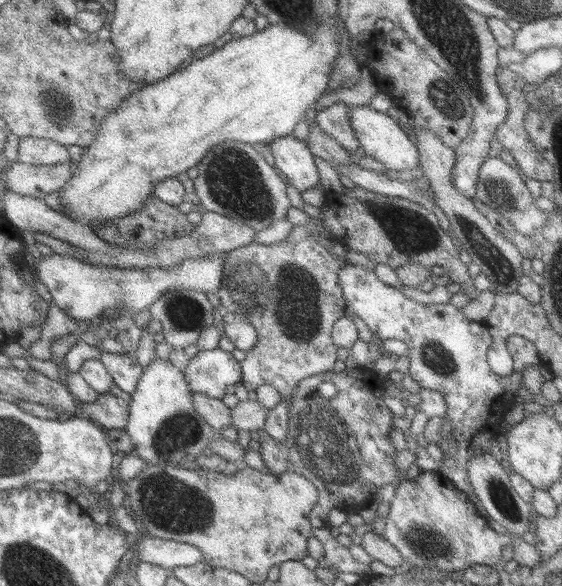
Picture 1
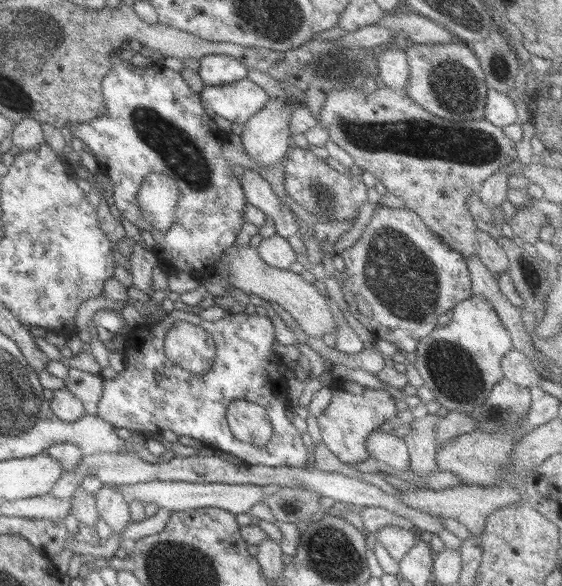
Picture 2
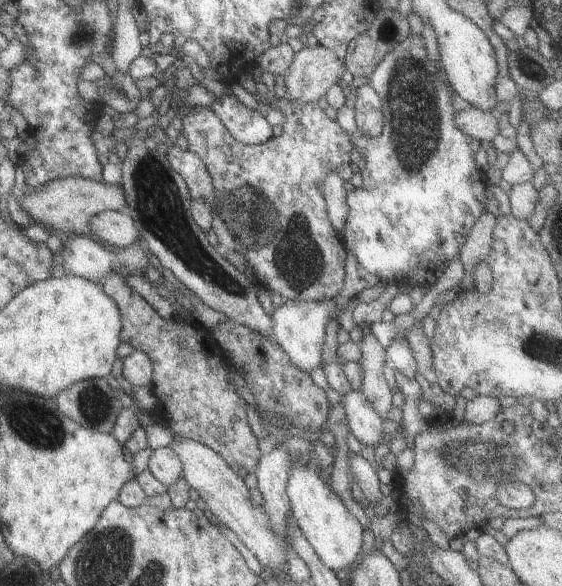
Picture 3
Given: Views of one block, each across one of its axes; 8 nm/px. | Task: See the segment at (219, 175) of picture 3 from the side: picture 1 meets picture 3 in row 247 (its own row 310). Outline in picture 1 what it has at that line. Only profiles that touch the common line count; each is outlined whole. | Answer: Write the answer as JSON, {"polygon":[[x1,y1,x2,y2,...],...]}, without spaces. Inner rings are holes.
{"polygon":[[310,217,308,223,294,225,288,237,279,243,266,247,243,246,226,253,223,278,217,294,220,304,227,312,246,318,258,332,258,341,245,352,246,358,239,362,242,370,241,383,247,391,267,384,287,398,292,396,299,381,334,368,338,347,332,340,331,330,333,324,347,314,342,289,338,283,338,272,347,263,344,258,332,255,314,237,327,238,324,229,321,229,321,222,320,219]]}

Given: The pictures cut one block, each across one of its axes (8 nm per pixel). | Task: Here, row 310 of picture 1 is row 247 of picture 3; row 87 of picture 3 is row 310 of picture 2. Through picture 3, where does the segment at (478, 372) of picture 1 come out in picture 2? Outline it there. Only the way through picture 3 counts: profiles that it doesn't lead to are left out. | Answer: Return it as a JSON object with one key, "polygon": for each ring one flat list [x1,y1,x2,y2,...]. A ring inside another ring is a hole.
{"polygon":[[406,206,404,208,375,208,370,223,366,226,366,229,357,242,353,246,344,249,339,255,342,256,345,264,344,278,340,280,342,285,344,285,341,291,348,310,350,310,350,314,352,314,364,328,367,328,376,340,388,340,388,342,395,344,399,350,398,358,403,358,403,355,407,352,416,352,418,343,439,326,438,316,440,316,442,312,448,312,448,310,453,309,460,301,470,298,473,295,471,291,471,277,469,276,465,256,445,244,440,237,424,224,423,219,421,219,416,212,408,210],[358,298,364,298,364,300,370,304,370,308,372,308,372,315,370,315,370,317,366,317,366,315,360,313,360,309,358,309]]}

